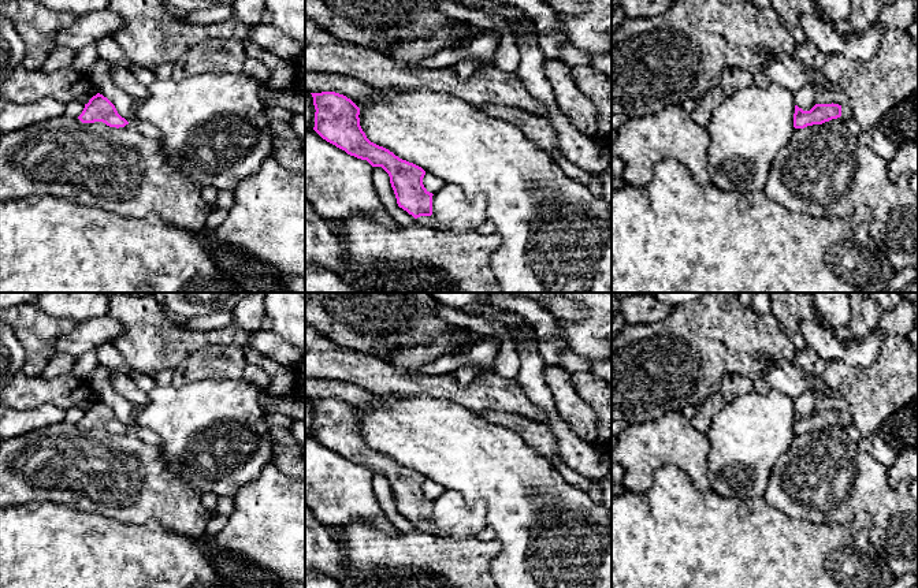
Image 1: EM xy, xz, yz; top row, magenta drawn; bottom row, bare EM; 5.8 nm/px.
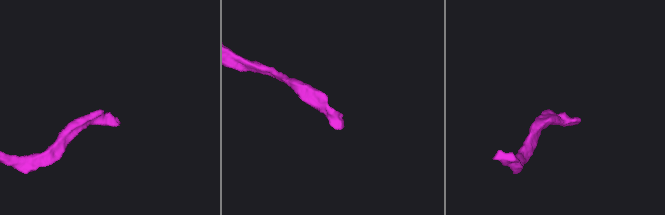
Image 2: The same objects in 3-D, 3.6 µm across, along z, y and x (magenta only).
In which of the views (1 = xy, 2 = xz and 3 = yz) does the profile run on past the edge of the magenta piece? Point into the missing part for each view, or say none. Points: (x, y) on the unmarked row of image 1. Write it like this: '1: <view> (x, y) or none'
1: none
2: xz (426, 527)
3: yz (846, 419)

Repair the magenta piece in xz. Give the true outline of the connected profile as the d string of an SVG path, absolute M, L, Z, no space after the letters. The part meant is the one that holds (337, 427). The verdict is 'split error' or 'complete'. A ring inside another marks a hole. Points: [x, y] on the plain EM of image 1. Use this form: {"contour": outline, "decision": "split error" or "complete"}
{"contour": "M335 398L311 401L316 416L313 436L347 461L382 473L390 483L398 513L420 531L438 535L432 524L434 500L423 491L425 477L371 449L360 432L360 414L350 405Z", "decision": "split error"}

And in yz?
{"contour": "M815 410L810 417L803 417L798 412L795 412L794 420L794 433L804 435L813 431L822 431L832 425L841 424L847 427L852 423L851 416L845 412L839 410Z", "decision": "split error"}

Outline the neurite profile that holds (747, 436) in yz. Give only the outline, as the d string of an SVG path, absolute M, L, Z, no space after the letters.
M769 390L766 395L751 391L725 403L706 432L711 447L707 462L711 490L725 498L765 496L776 461L796 436L795 412L794 398L776 390Z

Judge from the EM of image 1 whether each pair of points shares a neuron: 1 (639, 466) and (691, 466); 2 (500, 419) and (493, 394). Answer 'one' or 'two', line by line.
1: one
2: two

